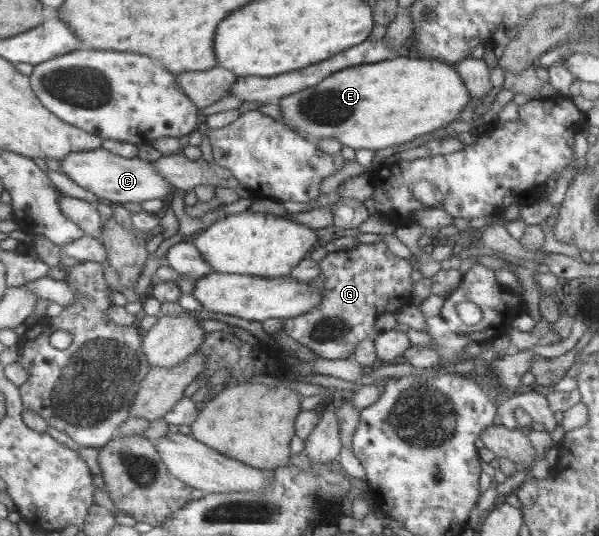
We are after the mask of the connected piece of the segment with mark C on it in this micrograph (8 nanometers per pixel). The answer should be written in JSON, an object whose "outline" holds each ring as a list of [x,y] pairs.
{"outline":[[[99,147],[97,150],[74,152],[61,161],[61,170],[77,185],[91,191],[98,198],[104,198],[111,203],[146,203],[152,199],[169,199],[176,187],[162,175],[152,162],[140,157],[132,159],[116,155]]]}

